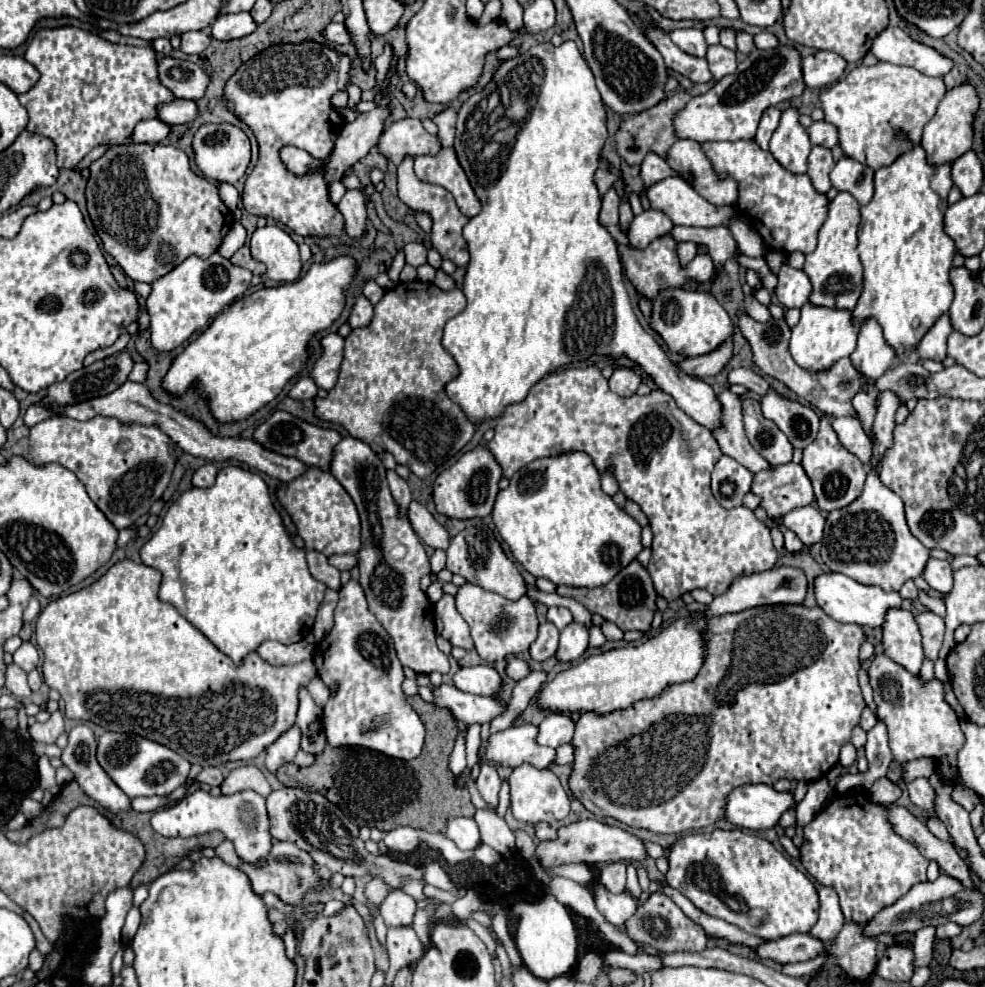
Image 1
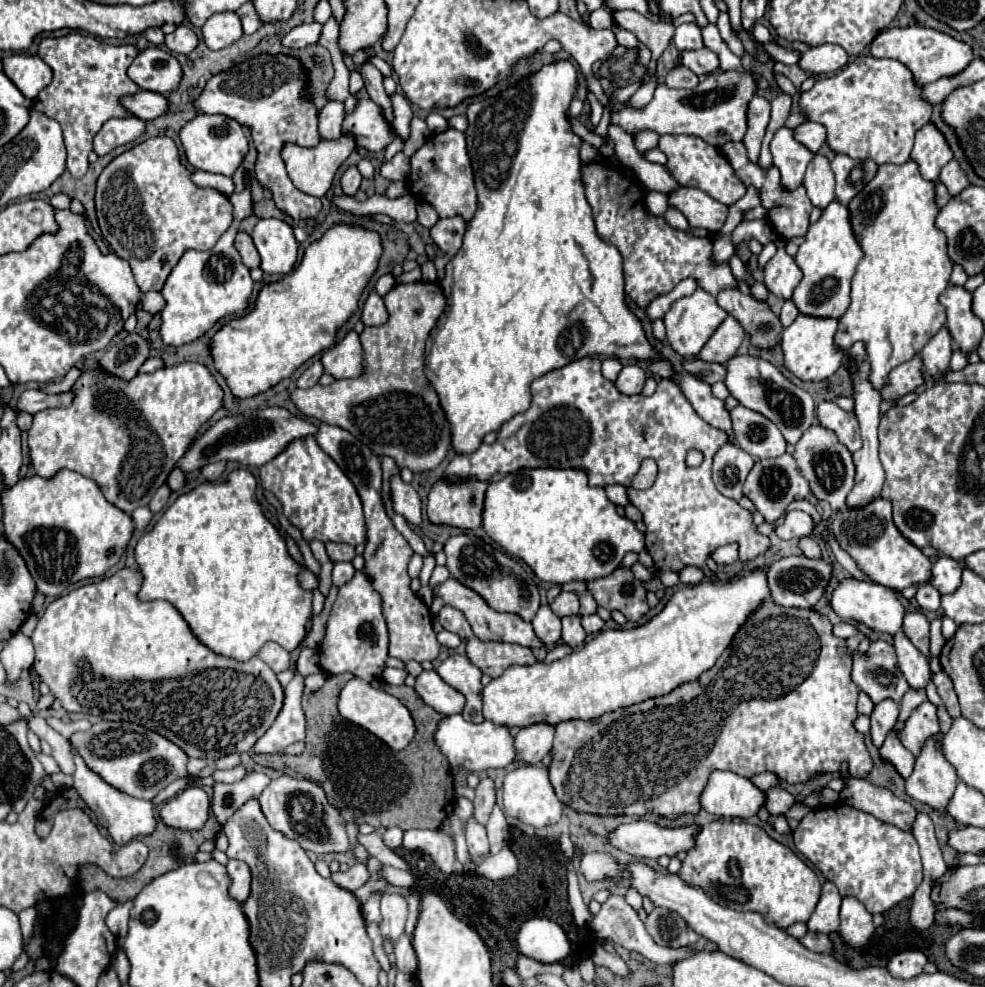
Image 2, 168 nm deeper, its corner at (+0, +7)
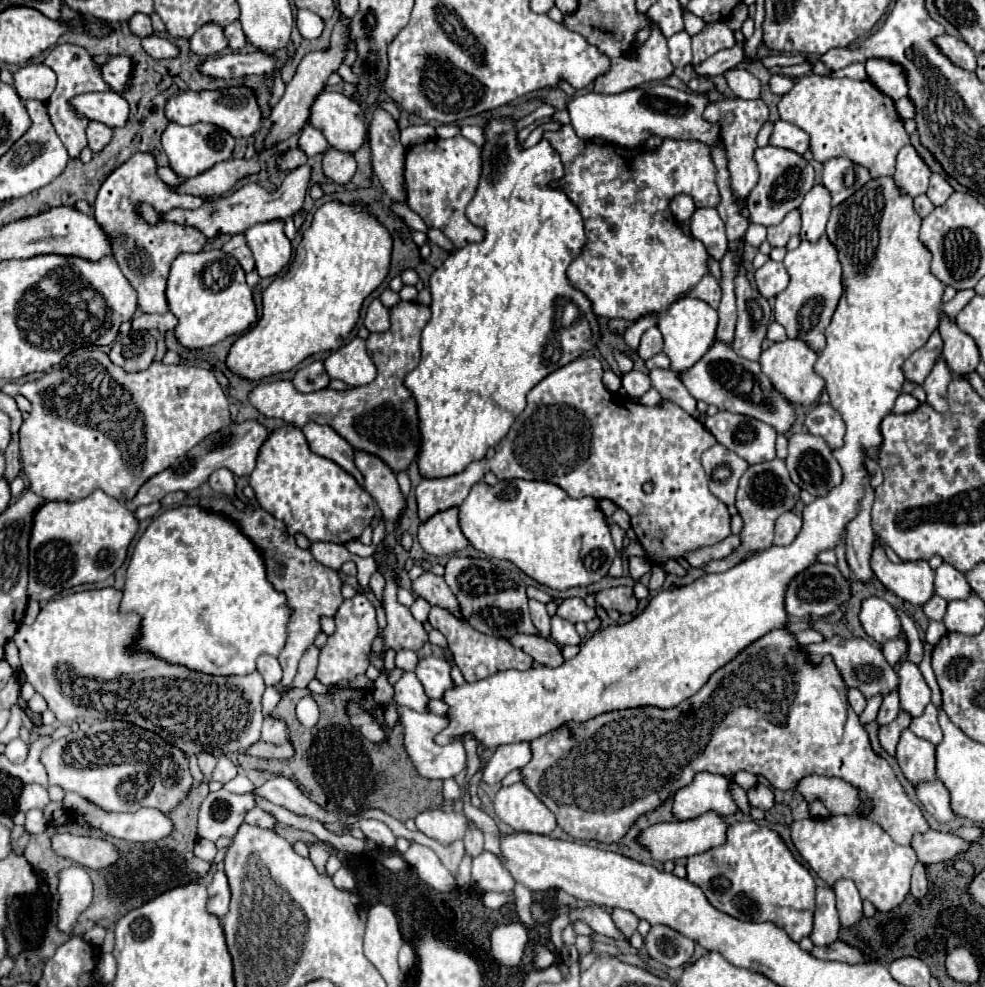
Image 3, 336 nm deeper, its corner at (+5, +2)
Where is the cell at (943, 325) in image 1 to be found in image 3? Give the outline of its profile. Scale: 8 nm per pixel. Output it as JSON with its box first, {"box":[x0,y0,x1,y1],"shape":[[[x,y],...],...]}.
{"box":[923,357,953,413],"shape":[[[939,357],[939,359],[935,361],[929,377],[927,377],[925,383],[923,383],[923,389],[925,389],[925,393],[927,393],[927,403],[929,403],[935,411],[939,411],[939,413],[943,413],[943,411],[947,409],[945,393],[947,393],[947,385],[949,385],[951,377],[953,377],[953,373],[949,373],[949,367],[945,365],[945,359]]]}

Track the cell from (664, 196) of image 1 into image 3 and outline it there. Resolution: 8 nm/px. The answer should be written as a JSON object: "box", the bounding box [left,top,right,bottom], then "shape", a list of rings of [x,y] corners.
{"box":[689,209,727,261],"shape":[[[695,209],[693,217],[689,219],[689,229],[693,237],[703,241],[709,255],[715,261],[721,261],[725,257],[727,249],[727,237],[725,237],[725,225],[717,213],[717,209]]]}

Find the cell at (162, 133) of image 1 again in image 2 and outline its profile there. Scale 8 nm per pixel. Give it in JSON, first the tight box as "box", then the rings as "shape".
{"box":[94,116,144,156],"shape":[[[134,116],[112,118],[96,134],[96,138],[94,138],[94,152],[98,156],[104,156],[104,154],[112,152],[114,148],[132,142],[142,132],[144,132],[144,122],[142,120],[134,120]]]}

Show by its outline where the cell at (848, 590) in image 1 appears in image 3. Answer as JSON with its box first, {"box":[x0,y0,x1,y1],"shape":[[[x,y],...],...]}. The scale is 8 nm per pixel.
{"box":[859,597,901,645],"shape":[[[867,597],[861,603],[859,621],[865,629],[865,633],[875,639],[879,645],[885,641],[901,635],[901,621],[895,613],[895,609],[879,597]]]}

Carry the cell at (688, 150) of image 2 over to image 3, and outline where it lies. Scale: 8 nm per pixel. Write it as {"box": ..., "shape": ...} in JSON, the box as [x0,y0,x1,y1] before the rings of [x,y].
{"box":[545,125,719,321],"shape":[[[563,125],[561,131],[553,133],[553,131],[547,131],[545,133],[545,139],[549,139],[549,143],[559,151],[561,155],[561,161],[563,161],[563,167],[565,167],[565,177],[563,177],[563,183],[561,187],[565,189],[567,197],[579,207],[581,215],[585,217],[585,225],[587,225],[587,245],[583,249],[583,253],[569,265],[569,271],[567,271],[567,277],[571,281],[573,287],[581,289],[593,303],[593,311],[599,315],[599,317],[609,317],[609,319],[627,319],[627,321],[633,321],[633,319],[639,319],[643,317],[645,313],[649,311],[667,311],[673,301],[685,297],[689,293],[689,289],[693,289],[693,285],[697,285],[697,281],[701,281],[701,277],[705,277],[705,273],[709,273],[709,267],[707,267],[707,261],[709,261],[709,253],[705,249],[705,245],[699,241],[699,239],[693,239],[691,235],[687,235],[685,231],[681,231],[677,227],[677,219],[671,215],[669,211],[669,201],[673,199],[673,195],[677,193],[687,193],[691,195],[698,207],[717,207],[719,204],[719,191],[717,191],[717,185],[715,185],[715,165],[711,161],[711,153],[709,153],[709,147],[703,145],[703,143],[697,143],[697,141],[673,141],[673,139],[665,139],[663,145],[655,151],[645,151],[643,147],[633,151],[633,149],[621,149],[619,145],[595,145],[591,141],[585,141],[585,139],[579,139],[573,131],[571,125]]]}

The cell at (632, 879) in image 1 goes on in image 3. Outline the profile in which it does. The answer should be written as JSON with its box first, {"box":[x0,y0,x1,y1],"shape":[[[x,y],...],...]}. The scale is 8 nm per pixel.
{"box":[611,909,639,937],"shape":[[[613,909],[611,917],[613,917],[613,921],[617,923],[617,927],[625,933],[625,937],[631,937],[633,931],[637,929],[639,919],[633,917],[633,913],[629,913],[629,911],[625,911],[625,909]]]}

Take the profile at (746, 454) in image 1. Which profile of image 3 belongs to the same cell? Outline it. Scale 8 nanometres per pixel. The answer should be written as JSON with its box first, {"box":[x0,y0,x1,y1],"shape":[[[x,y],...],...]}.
{"box":[649,369,705,419],"shape":[[[651,369],[649,371],[649,377],[651,377],[651,385],[661,393],[661,397],[677,403],[679,407],[683,407],[695,419],[705,417],[705,413],[701,413],[697,409],[697,399],[685,389],[685,385],[675,377],[673,371],[667,371],[667,369]]]}

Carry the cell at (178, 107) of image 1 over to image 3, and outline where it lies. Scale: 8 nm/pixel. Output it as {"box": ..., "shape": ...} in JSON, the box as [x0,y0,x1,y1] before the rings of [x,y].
{"box":[71,91,129,127],"shape":[[[115,91],[105,93],[83,93],[71,101],[79,115],[105,123],[109,127],[125,127],[129,119],[129,103]]]}

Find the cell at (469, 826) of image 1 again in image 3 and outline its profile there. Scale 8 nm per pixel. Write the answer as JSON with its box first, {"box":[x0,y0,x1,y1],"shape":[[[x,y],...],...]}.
{"box":[473,851,515,893],"shape":[[[483,851],[477,857],[473,857],[473,885],[479,891],[505,891],[511,893],[515,887],[515,881],[511,877],[511,873],[499,863],[499,859],[489,853]]]}

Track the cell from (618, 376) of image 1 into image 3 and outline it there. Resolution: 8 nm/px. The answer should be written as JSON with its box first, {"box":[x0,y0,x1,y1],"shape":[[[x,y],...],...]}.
{"box":[621,371,651,399],"shape":[[[629,371],[629,373],[625,373],[625,375],[621,377],[621,385],[623,385],[623,389],[627,391],[627,395],[629,395],[631,399],[637,399],[637,397],[641,397],[643,393],[649,391],[651,381],[649,381],[649,377],[647,377],[645,373],[641,373],[641,371]]]}

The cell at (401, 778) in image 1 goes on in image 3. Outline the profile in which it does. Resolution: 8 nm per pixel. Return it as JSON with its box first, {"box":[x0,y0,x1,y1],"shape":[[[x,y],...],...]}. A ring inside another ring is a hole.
{"box":[239,689,443,821],"shape":[[[291,689],[275,707],[275,715],[279,715],[281,719],[287,721],[289,729],[291,729],[291,743],[295,747],[295,755],[287,761],[277,761],[277,759],[259,759],[259,757],[251,757],[247,753],[239,753],[239,765],[243,769],[259,769],[259,771],[269,771],[273,775],[283,775],[287,779],[291,779],[297,787],[301,787],[301,791],[315,801],[321,807],[329,807],[329,811],[335,811],[339,815],[359,815],[367,809],[381,809],[389,815],[393,815],[399,821],[407,821],[413,819],[417,813],[423,813],[425,809],[433,809],[433,805],[441,805],[443,801],[443,781],[437,779],[423,779],[417,769],[413,769],[413,763],[409,761],[409,755],[405,753],[405,743],[401,741],[401,721],[398,719],[396,725],[392,729],[388,729],[387,743],[385,745],[375,745],[369,739],[365,739],[357,729],[351,727],[347,715],[345,715],[345,703],[349,699],[355,699],[357,703],[361,703],[364,709],[373,713],[377,719],[381,720],[382,706],[375,703],[371,691],[357,691],[357,689],[343,689],[341,693],[325,693],[325,695],[315,695],[309,689]],[[301,697],[313,697],[321,709],[321,717],[317,721],[315,727],[307,729],[297,721],[295,715],[295,705],[299,703]]]}

